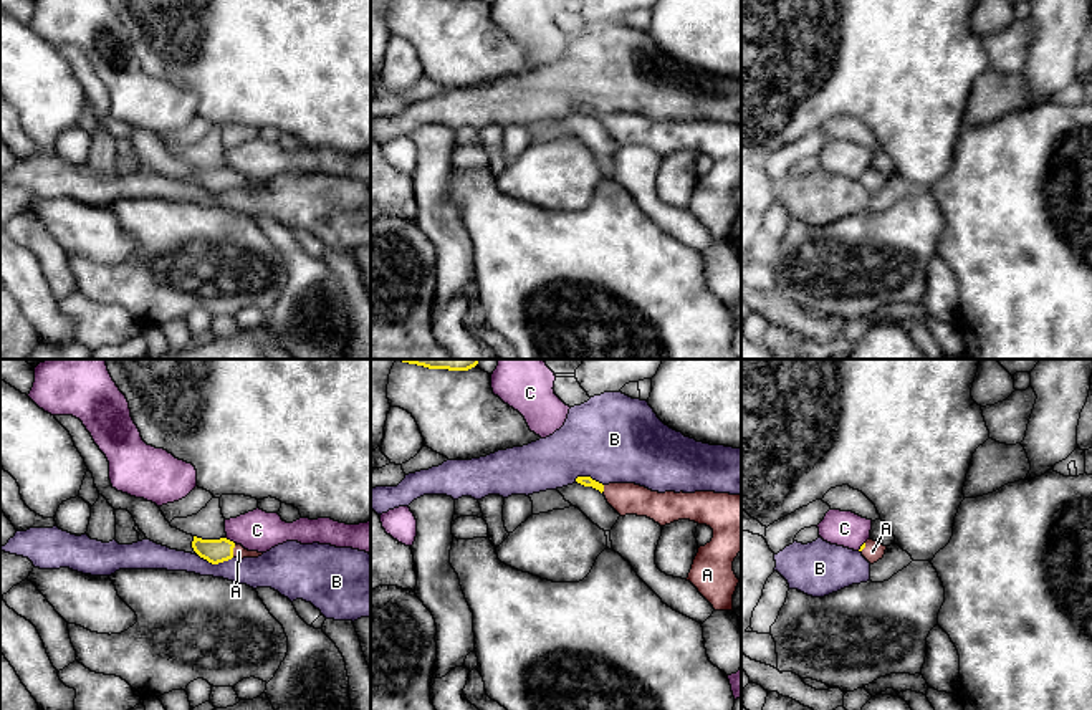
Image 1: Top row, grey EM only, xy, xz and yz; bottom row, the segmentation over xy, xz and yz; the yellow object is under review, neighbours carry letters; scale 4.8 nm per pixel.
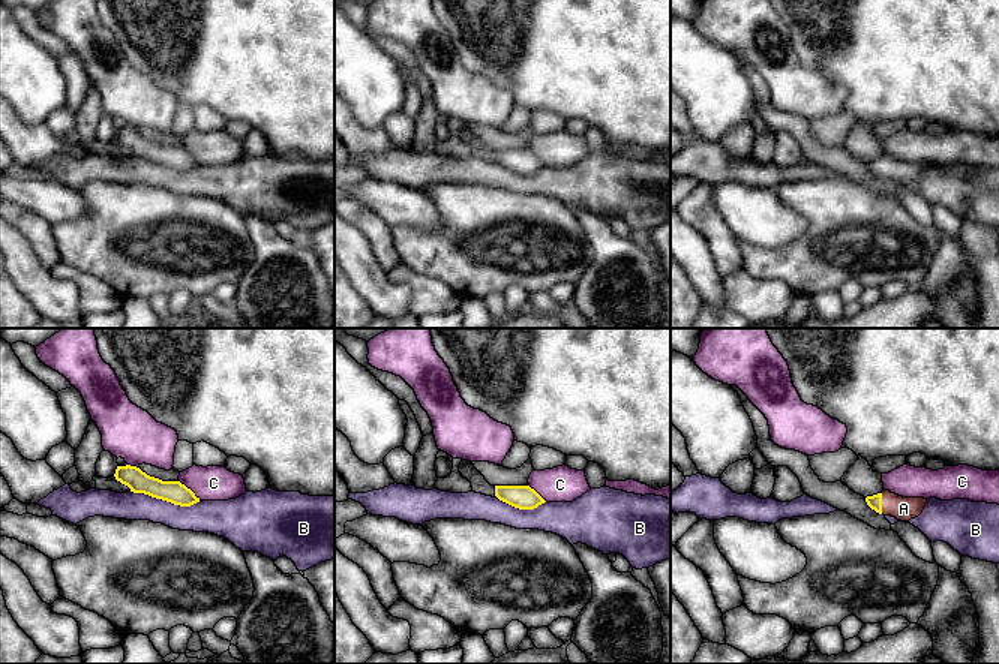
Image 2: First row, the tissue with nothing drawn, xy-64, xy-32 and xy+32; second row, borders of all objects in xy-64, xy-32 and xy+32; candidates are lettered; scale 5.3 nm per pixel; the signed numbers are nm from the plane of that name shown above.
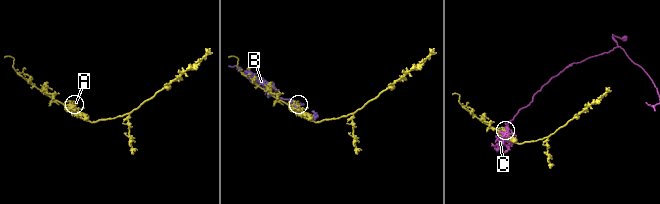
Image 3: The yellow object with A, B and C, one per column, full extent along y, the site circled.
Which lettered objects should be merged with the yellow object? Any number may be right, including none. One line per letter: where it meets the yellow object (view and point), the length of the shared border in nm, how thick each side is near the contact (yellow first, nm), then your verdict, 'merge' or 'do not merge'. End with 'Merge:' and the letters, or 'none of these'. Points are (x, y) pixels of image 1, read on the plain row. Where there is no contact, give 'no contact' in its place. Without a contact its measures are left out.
A: meets yellow in xy at (232, 179); contact 70 nm long; 120 nm thick on the yellow side, 60 nm on the other; merge
B: meets yellow in xz at (589, 106); contact 150 nm long; 50 nm thick on the yellow side, 440 nm on the other; do not merge
C: meets yellow in xy at (229, 169); contact 50 nm long; 120 nm thick on the yellow side, 200 nm on the other; do not merge
Merge: A

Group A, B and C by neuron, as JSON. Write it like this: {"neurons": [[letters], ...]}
{"neurons": [["A"], ["B"], ["C"]]}

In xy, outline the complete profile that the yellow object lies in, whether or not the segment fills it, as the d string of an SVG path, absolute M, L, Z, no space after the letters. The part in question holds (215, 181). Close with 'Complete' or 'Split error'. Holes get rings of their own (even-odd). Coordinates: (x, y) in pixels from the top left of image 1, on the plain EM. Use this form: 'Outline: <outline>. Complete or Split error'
Outline: M194 166L192 177L200 187L207 189L212 194L218 194L232 187L243 189L243 187L258 187L263 184L258 180L248 180L242 174L237 174L227 167L202 169Z. Split error

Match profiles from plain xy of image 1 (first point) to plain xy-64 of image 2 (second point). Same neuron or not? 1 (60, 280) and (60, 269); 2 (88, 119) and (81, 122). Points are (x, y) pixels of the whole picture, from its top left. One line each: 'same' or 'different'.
1: different
2: different

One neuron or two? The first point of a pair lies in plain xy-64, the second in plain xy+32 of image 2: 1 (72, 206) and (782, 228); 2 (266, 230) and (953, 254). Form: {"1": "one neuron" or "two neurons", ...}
{"1": "one neuron", "2": "one neuron"}

